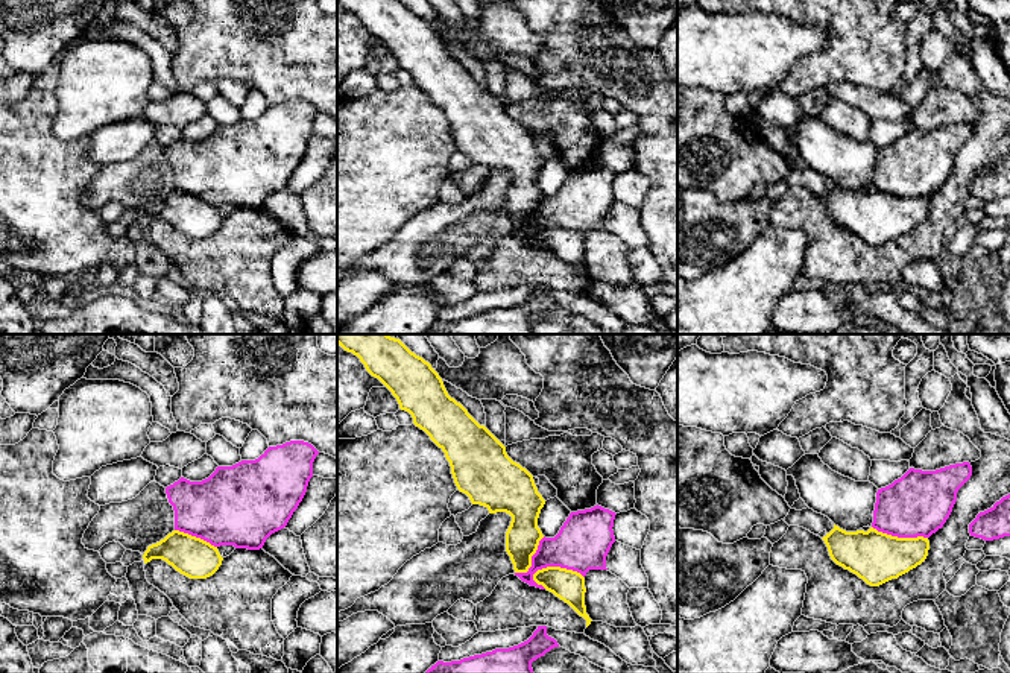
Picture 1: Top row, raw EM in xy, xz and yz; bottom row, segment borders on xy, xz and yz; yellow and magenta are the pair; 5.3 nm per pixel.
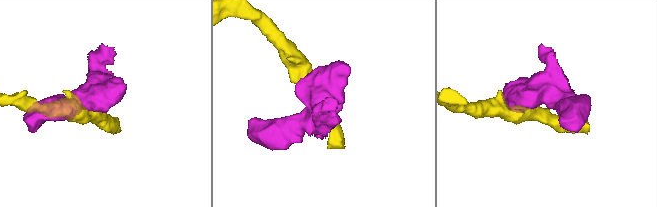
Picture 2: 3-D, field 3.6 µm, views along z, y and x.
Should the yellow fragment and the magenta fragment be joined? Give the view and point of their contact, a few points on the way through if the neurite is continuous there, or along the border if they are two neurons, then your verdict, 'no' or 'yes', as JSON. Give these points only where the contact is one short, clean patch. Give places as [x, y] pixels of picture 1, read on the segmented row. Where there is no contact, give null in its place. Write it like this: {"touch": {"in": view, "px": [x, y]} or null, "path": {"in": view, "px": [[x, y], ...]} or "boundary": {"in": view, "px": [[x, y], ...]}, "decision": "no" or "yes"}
{"touch": {"in": "xz", "px": [558, 567]}, "decision": "no"}

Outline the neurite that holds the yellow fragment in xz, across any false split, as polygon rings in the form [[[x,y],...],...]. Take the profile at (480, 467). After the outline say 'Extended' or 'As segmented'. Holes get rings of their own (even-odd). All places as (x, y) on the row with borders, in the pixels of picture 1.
[[[337,334],[337,343],[352,352],[366,371],[396,398],[445,453],[457,489],[489,513],[512,517],[506,551],[515,573],[527,573],[544,538],[538,518],[545,500],[533,476],[513,462],[506,447],[468,410],[451,398],[428,362],[389,334]]]. As segmented

